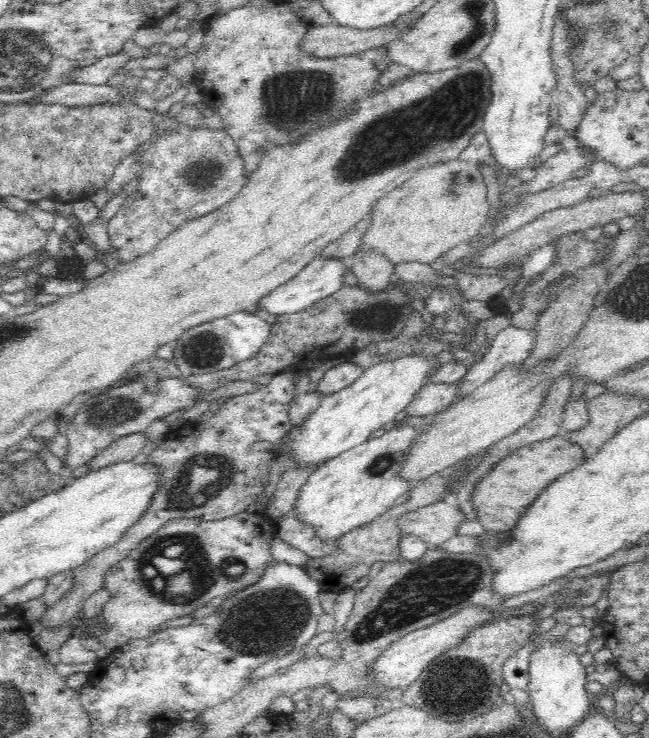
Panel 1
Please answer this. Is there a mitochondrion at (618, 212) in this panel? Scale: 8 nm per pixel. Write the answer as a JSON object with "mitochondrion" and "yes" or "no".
{"mitochondrion":"no"}

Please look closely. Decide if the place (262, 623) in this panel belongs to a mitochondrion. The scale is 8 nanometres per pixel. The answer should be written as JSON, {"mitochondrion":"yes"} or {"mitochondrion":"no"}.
{"mitochondrion":"yes"}

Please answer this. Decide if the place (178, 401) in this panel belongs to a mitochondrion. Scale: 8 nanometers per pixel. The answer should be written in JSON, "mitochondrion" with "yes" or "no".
{"mitochondrion":"no"}

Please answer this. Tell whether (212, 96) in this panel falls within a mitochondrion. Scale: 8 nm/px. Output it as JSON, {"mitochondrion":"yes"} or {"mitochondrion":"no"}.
{"mitochondrion":"no"}

